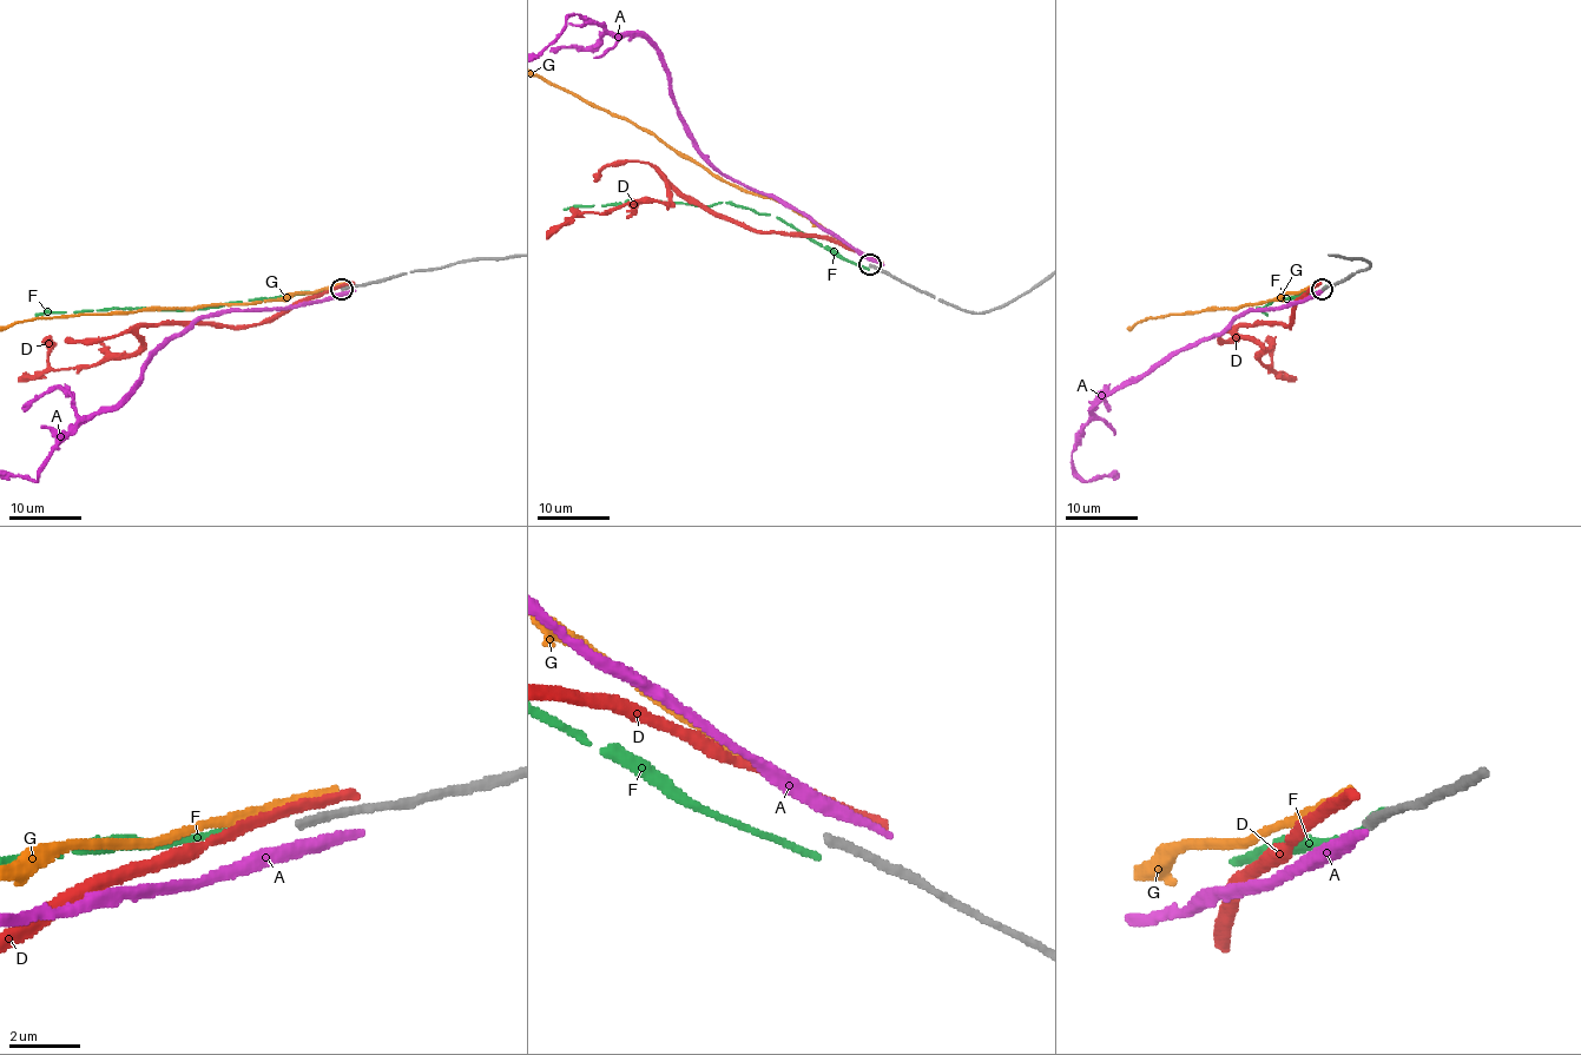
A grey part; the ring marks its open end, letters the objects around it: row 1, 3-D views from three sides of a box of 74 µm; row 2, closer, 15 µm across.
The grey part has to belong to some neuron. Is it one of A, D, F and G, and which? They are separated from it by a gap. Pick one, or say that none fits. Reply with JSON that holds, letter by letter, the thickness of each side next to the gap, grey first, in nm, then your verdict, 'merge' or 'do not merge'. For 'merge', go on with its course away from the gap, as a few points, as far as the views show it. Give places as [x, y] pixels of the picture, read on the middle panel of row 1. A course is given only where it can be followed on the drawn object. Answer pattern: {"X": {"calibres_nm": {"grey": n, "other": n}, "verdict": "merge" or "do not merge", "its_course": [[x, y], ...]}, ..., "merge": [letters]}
{"A": {"calibres_nm": {"grey": 240, "other": 360}, "verdict": "do not merge"}, "D": {"calibres_nm": {"grey": 240, "other": 240}, "verdict": "do not merge"}, "F": {"calibres_nm": {"grey": 240, "other": 200}, "verdict": "do not merge"}, "G": {"calibres_nm": {"grey": 240, "other": 320}, "verdict": "do not merge"}, "merge": []}

